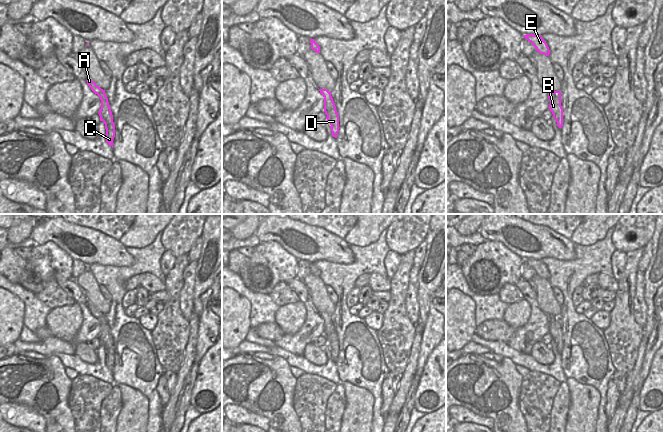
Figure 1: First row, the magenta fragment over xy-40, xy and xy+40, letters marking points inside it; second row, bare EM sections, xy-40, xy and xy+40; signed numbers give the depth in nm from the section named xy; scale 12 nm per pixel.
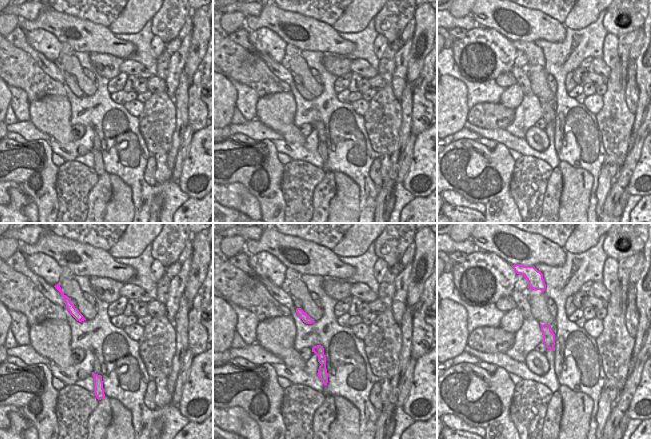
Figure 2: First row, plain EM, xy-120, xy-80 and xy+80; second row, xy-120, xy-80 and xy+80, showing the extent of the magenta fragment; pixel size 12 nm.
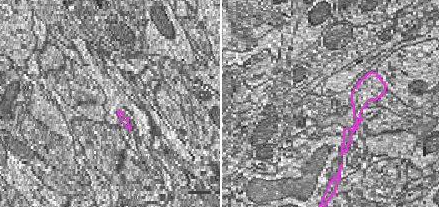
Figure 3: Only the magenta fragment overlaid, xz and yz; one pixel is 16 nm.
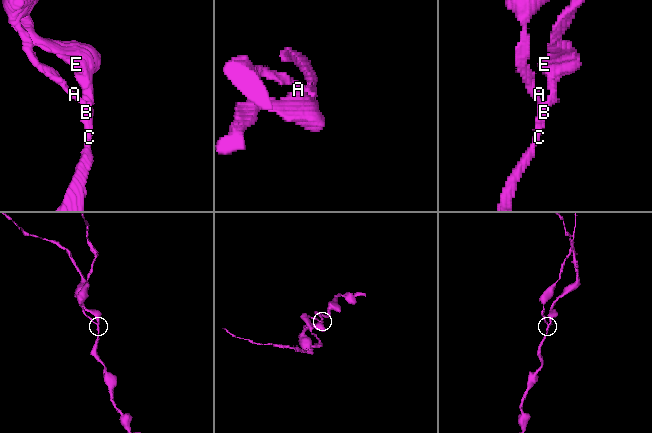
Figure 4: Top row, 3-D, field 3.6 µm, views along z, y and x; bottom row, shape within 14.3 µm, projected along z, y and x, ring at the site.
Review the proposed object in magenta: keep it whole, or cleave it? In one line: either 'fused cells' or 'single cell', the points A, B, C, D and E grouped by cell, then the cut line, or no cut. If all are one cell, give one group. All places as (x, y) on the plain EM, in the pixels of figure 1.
fused cells; A / B C D E; cut in xy-40 along (104, 316), (100, 322)

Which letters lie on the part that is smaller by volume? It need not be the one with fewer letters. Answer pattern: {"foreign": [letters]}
{"foreign": ["A"]}

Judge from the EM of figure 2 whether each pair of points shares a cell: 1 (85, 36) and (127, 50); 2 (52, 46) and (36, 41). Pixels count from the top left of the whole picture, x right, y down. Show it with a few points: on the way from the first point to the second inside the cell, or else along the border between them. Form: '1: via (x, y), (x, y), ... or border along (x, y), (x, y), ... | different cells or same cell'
1: via (95, 37), (117, 47) | same cell
2: via (48, 44), (40, 41) | same cell

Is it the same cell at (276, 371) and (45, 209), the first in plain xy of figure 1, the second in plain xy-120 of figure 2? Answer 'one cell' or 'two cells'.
one cell

